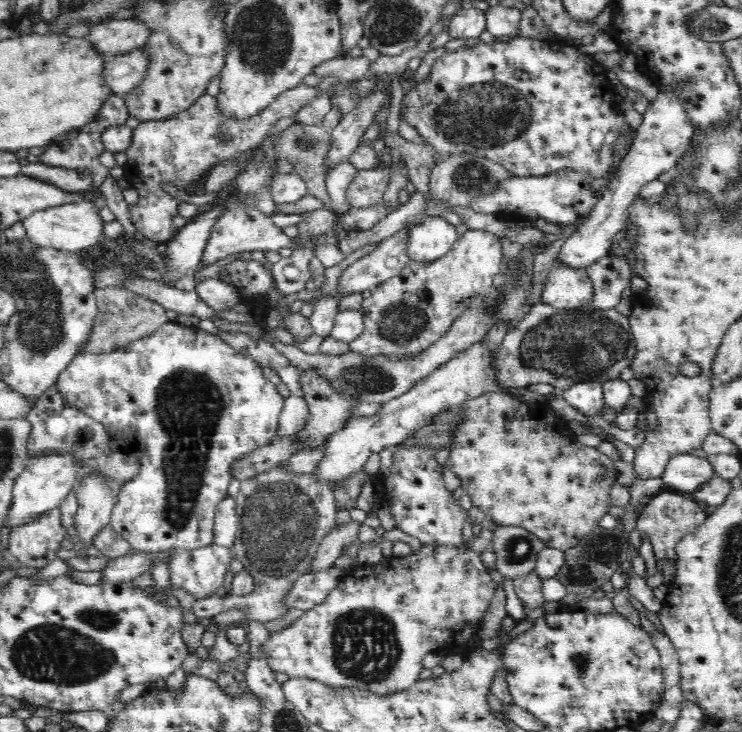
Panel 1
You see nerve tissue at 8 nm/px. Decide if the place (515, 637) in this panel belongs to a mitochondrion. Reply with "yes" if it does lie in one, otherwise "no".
no

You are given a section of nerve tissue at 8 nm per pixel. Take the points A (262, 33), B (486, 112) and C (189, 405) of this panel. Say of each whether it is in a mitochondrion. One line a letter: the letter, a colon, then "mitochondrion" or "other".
A: mitochondrion
B: mitochondrion
C: mitochondrion

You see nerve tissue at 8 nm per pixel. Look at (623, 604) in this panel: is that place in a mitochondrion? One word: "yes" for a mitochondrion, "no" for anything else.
no

